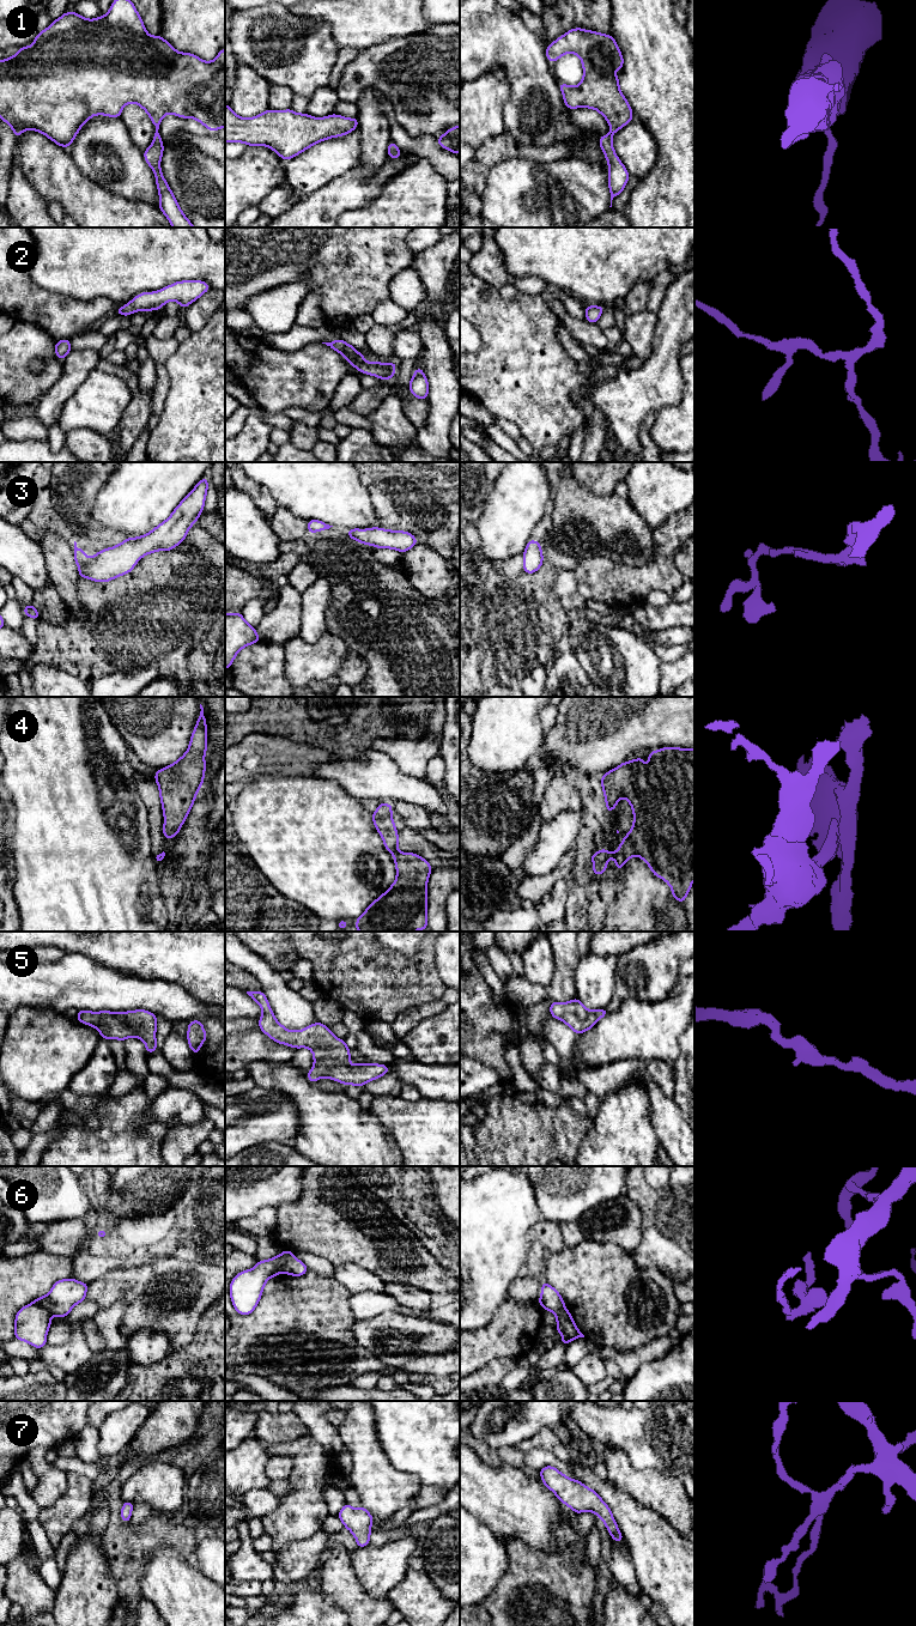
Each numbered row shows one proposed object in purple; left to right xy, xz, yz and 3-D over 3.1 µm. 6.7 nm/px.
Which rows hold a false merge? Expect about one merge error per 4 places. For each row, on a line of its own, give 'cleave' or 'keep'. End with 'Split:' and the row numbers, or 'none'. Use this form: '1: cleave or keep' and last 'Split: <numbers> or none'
1: keep
2: keep
3: keep
4: cleave
5: keep
6: cleave
7: keep
Split: 4, 6

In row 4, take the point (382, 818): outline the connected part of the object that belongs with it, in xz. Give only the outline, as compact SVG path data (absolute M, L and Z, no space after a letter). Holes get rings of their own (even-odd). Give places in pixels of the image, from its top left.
M381 802L377 809L372 813L372 821L376 830L382 836L384 848L394 854L398 851L398 829L392 818L393 807L390 803Z

